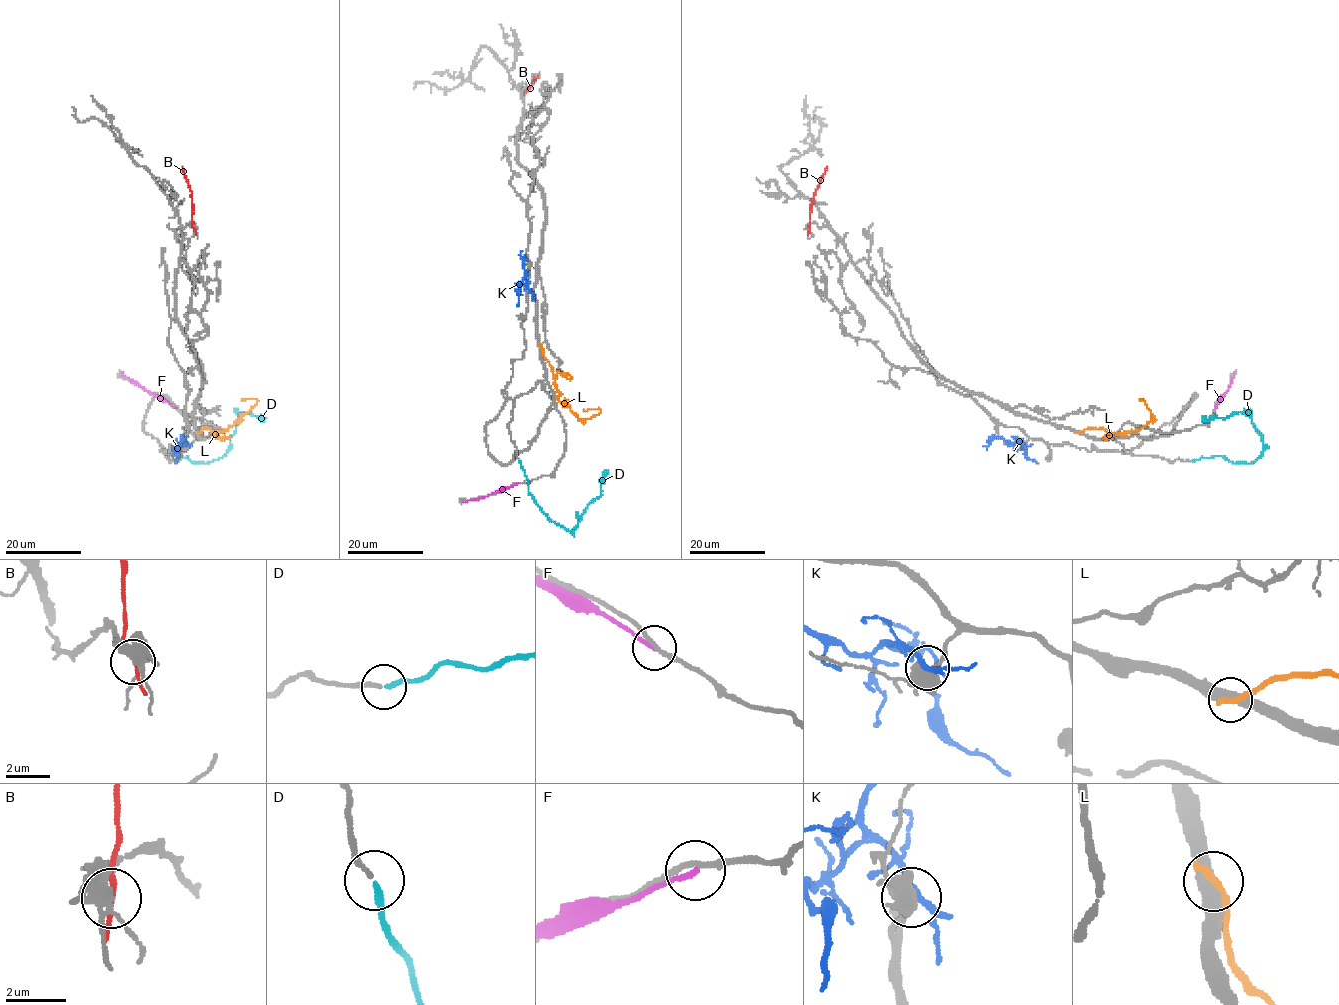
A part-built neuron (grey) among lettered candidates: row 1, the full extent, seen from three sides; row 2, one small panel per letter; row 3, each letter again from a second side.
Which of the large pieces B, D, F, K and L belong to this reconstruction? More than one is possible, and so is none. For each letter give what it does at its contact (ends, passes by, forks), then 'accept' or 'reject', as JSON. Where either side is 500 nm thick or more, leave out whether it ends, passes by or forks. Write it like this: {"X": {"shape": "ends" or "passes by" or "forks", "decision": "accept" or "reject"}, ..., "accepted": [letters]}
{"B": {"shape": "passes by", "decision": "reject"}, "D": {"shape": "ends", "decision": "accept"}, "F": {"shape": "ends", "decision": "reject"}, "K": {"shape": "forks", "decision": "reject"}, "L": {"shape": "ends", "decision": "reject"}, "accepted": ["D"]}

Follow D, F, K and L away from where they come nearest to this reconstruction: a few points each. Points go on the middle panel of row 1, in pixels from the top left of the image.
D: (519, 460), (527, 492), (539, 508), (569, 531), (601, 494), (602, 478), (607, 470)
F: (517, 483), (464, 502)
K: (529, 291), (523, 282), (524, 260), (518, 254)
L: (541, 345), (554, 376), (558, 400), (581, 419), (591, 418), (600, 412), (596, 408), (583, 408)

